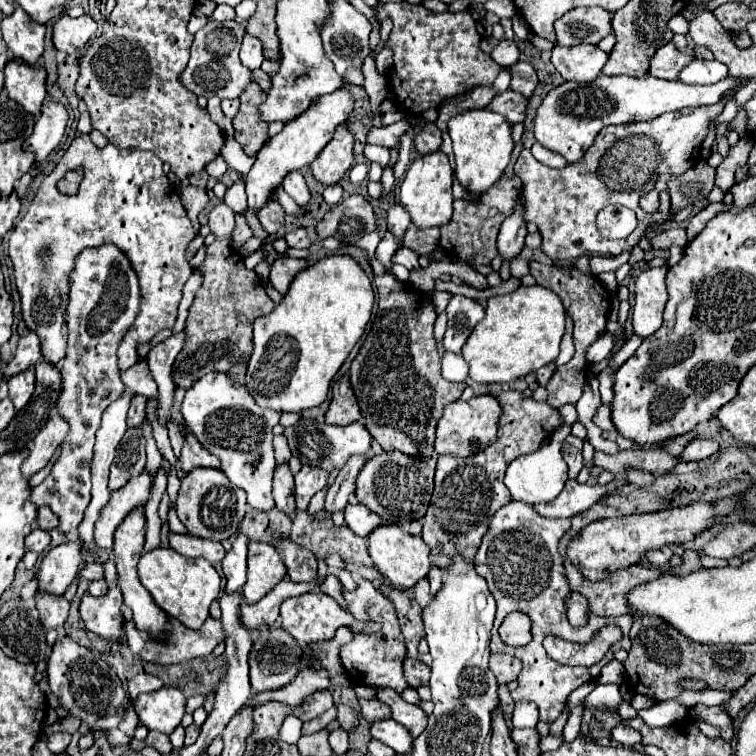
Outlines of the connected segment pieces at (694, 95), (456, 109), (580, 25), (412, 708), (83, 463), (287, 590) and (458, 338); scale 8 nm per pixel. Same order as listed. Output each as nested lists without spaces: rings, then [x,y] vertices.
[[[600,75],[590,83],[568,83],[554,87],[544,97],[542,105],[536,111],[534,119],[534,135],[540,145],[562,155],[568,163],[576,163],[584,157],[588,147],[600,129],[608,125],[622,125],[632,121],[650,121],[662,113],[676,111],[682,107],[700,107],[712,105],[722,97],[728,89],[740,87],[742,81],[734,77],[726,77],[714,85],[684,85],[680,81],[662,81],[656,77],[606,77]]]
[[[476,87],[474,91],[466,93],[466,95],[458,95],[452,103],[448,105],[442,105],[440,107],[440,115],[436,119],[436,125],[440,131],[448,131],[448,121],[454,117],[454,115],[460,115],[466,113],[466,111],[472,111],[472,109],[482,109],[486,107],[490,101],[494,99],[494,89],[492,87]]]
[[[574,7],[554,23],[556,45],[598,43],[612,33],[612,13],[602,7]]]
[[[380,687],[376,689],[376,697],[392,709],[392,719],[404,725],[412,737],[418,737],[426,729],[428,715],[418,705],[410,705],[396,691],[380,689]]]
[[[114,243],[88,247],[76,255],[74,269],[68,275],[68,351],[58,363],[62,371],[62,395],[58,399],[58,413],[68,419],[70,435],[62,443],[62,455],[54,461],[50,475],[32,489],[30,501],[48,505],[60,517],[64,533],[76,531],[84,511],[90,503],[90,461],[94,449],[94,435],[100,427],[102,413],[126,389],[120,379],[118,347],[126,331],[134,325],[142,303],[138,275],[132,269],[126,253]]]
[[[288,577],[278,583],[266,597],[262,597],[258,603],[254,605],[248,605],[248,603],[242,603],[240,605],[240,623],[248,629],[248,631],[256,631],[258,627],[266,625],[266,627],[272,627],[272,623],[276,621],[278,617],[278,611],[280,611],[280,603],[288,597],[294,597],[294,595],[302,595],[302,593],[308,593],[312,591],[314,587],[318,585],[318,581],[314,583],[294,583],[290,581]]]
[[[452,295],[446,307],[446,315],[448,315],[448,329],[442,341],[444,349],[460,353],[462,345],[470,337],[476,323],[484,319],[484,307],[464,295]]]

